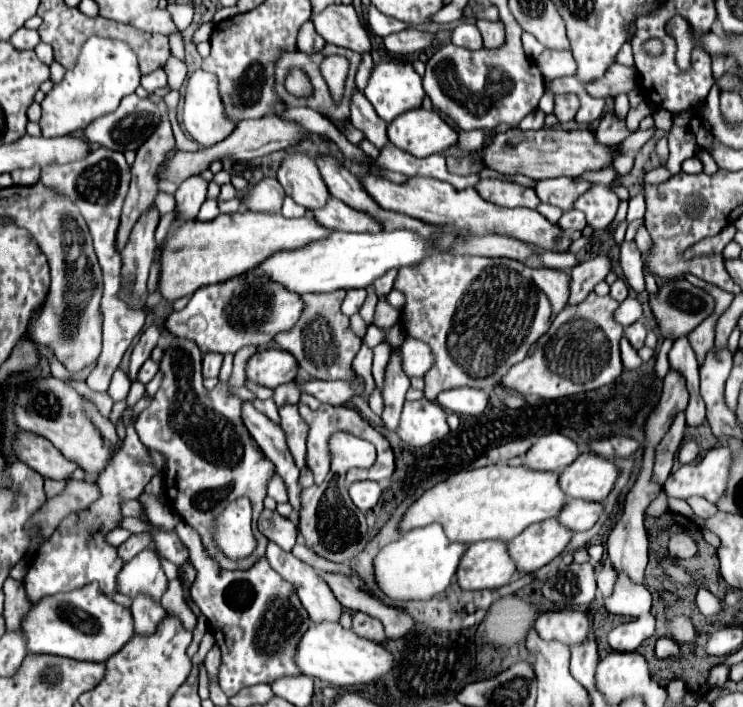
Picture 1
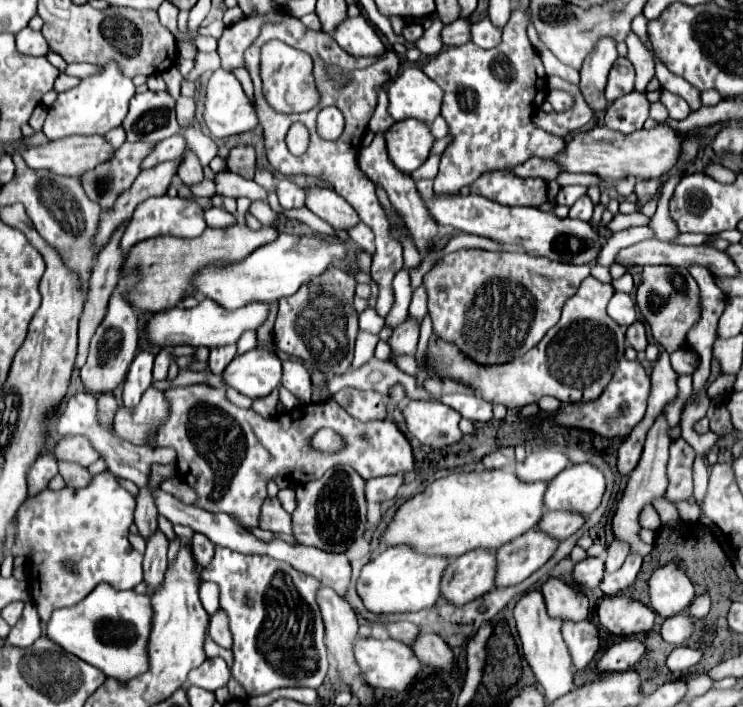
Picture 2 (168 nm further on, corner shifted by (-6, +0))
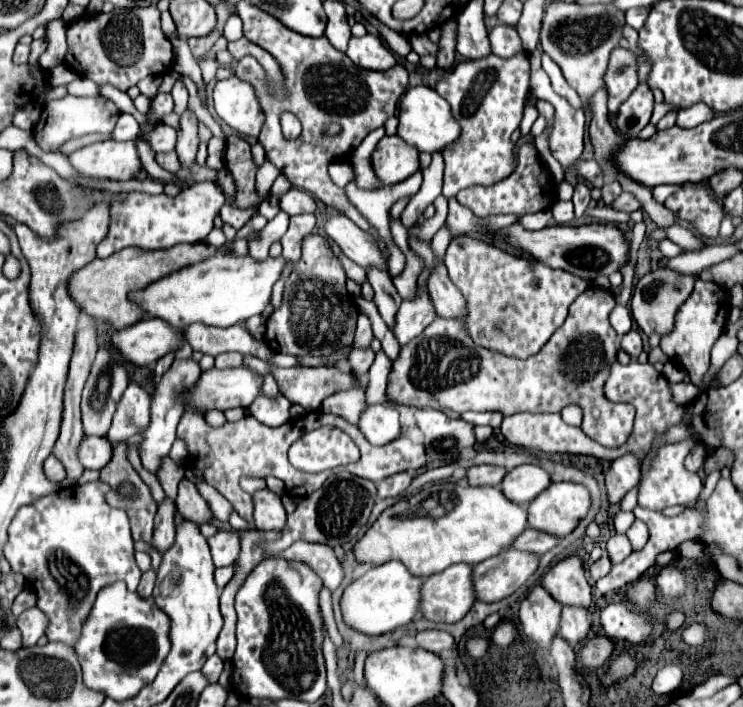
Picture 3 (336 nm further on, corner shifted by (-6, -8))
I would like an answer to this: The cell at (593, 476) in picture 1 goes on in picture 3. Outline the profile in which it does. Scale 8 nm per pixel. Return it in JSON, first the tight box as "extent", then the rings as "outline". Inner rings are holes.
{"extent":[528,483,590,537],"outline":[[[552,483],[528,503],[528,527],[566,537],[590,509],[590,495],[584,485]]]}

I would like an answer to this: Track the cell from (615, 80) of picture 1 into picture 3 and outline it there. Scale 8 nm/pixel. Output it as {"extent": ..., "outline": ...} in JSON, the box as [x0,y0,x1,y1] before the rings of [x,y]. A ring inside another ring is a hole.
{"extent":[606,47,638,113],"outline":[[[616,47],[610,55],[610,65],[606,73],[608,85],[608,111],[618,113],[618,107],[630,97],[638,85],[638,63],[630,49]]]}

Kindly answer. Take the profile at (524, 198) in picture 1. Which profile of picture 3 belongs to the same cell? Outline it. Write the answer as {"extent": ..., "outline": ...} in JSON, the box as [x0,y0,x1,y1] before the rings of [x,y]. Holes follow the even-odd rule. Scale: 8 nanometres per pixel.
{"extent":[456,143,556,217],"outline":[[[526,143],[520,147],[520,159],[516,165],[516,171],[494,183],[488,187],[476,185],[476,187],[468,187],[464,191],[460,191],[456,195],[460,205],[466,205],[468,209],[472,209],[478,217],[486,217],[486,215],[508,215],[508,213],[516,213],[516,215],[526,215],[526,213],[538,213],[538,211],[548,211],[556,199],[556,189],[554,189],[554,177],[550,173],[550,169],[540,161],[538,151],[534,149],[532,143]]]}

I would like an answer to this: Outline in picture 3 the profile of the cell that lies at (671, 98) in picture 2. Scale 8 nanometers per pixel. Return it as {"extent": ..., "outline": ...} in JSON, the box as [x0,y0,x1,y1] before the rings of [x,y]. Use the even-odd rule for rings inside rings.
{"extent":[676,103,714,129],"outline":[[[694,103],[692,107],[678,111],[678,121],[676,121],[676,125],[678,125],[678,127],[684,127],[684,129],[690,129],[690,127],[696,127],[696,125],[700,125],[700,123],[704,123],[704,121],[710,121],[712,117],[714,117],[714,111],[712,111],[708,105],[704,105],[704,103]]]}

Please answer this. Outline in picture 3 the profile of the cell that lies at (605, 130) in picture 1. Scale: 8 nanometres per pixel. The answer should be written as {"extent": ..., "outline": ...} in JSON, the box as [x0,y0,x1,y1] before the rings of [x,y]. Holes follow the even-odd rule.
{"extent":[616,83,654,139],"outline":[[[640,83],[632,91],[632,95],[620,105],[620,111],[616,115],[618,131],[634,139],[648,125],[650,115],[652,115],[652,105],[654,105],[652,91],[644,83]]]}

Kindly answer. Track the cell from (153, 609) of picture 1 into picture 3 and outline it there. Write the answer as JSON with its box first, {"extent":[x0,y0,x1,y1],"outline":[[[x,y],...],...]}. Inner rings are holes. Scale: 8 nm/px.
{"extent":[152,497,176,553],"outline":[[[166,497],[166,499],[158,505],[158,513],[156,513],[156,519],[154,519],[154,541],[152,541],[152,545],[154,545],[160,553],[168,551],[168,547],[172,545],[174,531],[176,531],[174,515],[176,515],[174,501],[172,501],[170,497]]]}

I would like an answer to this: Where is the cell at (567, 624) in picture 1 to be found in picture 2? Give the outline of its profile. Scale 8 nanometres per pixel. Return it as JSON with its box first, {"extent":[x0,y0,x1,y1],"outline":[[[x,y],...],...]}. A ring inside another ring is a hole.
{"extent":[542,579,590,623],"outline":[[[548,579],[542,585],[542,595],[546,601],[546,611],[552,619],[564,619],[574,623],[588,619],[590,607],[586,595],[572,591],[572,587],[566,585],[562,579]]]}

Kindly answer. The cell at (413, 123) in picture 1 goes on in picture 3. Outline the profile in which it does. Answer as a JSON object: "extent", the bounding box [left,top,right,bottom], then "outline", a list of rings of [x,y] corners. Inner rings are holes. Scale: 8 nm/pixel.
{"extent":[372,135,420,185],"outline":[[[398,135],[384,137],[372,153],[372,169],[384,185],[400,183],[420,169],[418,151]]]}

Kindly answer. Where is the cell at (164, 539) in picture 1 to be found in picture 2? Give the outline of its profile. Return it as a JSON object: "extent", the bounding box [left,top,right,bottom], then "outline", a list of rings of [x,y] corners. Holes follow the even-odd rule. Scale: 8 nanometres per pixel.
{"extent":[190,533,214,567],"outline":[[[194,533],[194,537],[190,539],[190,549],[192,549],[194,561],[200,567],[206,567],[210,563],[210,559],[212,559],[212,547],[214,547],[214,543],[210,543],[210,539],[200,535],[200,533]]]}

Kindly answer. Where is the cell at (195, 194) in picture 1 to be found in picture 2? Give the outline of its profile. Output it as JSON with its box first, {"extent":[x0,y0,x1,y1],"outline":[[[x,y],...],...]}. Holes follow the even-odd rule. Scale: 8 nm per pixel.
{"extent":[178,151,204,185],"outline":[[[192,151],[184,153],[184,163],[180,165],[178,179],[180,179],[184,185],[196,185],[196,183],[204,181],[202,165],[198,163],[198,159],[196,159],[196,155],[194,155]]]}

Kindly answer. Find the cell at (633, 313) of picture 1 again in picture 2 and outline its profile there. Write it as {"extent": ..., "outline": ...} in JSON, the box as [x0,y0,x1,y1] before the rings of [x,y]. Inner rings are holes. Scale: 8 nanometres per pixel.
{"extent":[608,293,636,327],"outline":[[[616,293],[608,303],[608,315],[622,327],[630,327],[636,321],[636,303],[626,293]]]}

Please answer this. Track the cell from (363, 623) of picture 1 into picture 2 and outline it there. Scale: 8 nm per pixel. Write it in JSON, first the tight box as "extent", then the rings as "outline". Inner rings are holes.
{"extent":[386,621,418,643],"outline":[[[396,621],[396,623],[390,623],[386,627],[388,635],[396,641],[402,641],[402,643],[412,643],[412,639],[418,635],[418,627],[414,623],[408,623],[408,621]]]}

